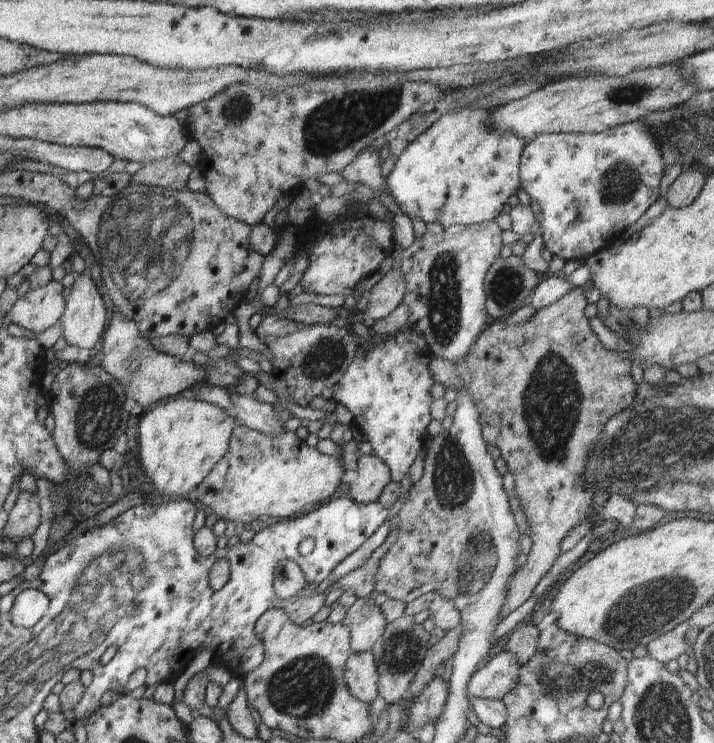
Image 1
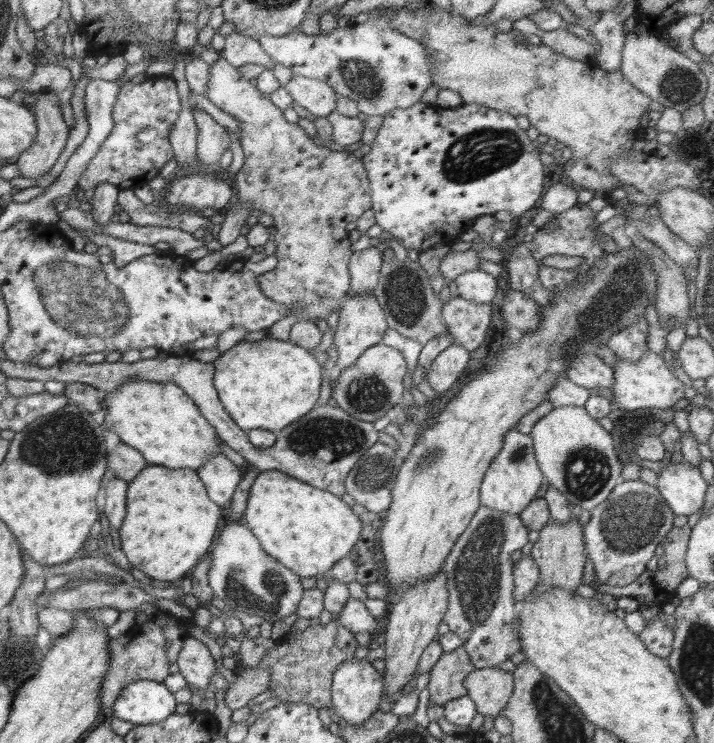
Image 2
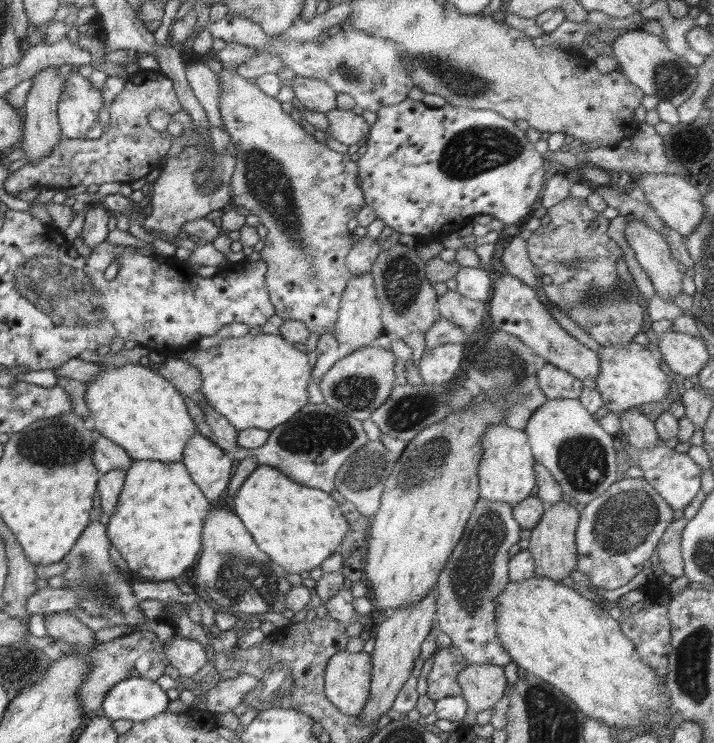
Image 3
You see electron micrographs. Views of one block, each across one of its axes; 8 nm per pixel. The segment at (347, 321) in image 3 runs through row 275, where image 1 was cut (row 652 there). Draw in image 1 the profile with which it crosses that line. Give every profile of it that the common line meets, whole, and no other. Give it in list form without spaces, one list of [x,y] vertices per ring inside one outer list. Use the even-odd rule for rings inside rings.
[[[371,651],[360,654],[351,652],[346,660],[344,680],[356,700],[364,700],[366,704],[376,700],[379,674]]]

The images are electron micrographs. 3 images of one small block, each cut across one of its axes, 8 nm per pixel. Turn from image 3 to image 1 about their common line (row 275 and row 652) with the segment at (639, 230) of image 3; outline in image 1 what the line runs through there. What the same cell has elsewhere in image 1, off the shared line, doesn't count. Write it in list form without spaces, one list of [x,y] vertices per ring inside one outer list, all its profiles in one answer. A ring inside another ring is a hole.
[[[688,622],[681,623],[670,630],[670,632],[656,637],[650,644],[646,645],[649,656],[665,665],[670,660],[677,659],[680,654],[686,652],[687,644],[684,640],[684,635],[688,628]]]

